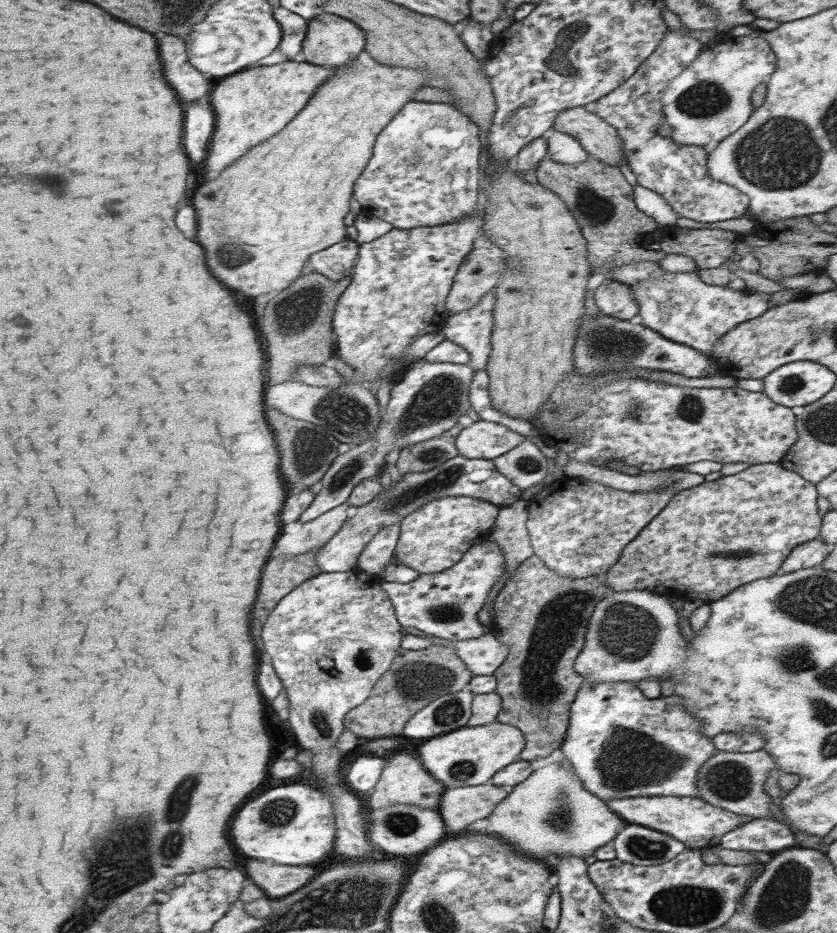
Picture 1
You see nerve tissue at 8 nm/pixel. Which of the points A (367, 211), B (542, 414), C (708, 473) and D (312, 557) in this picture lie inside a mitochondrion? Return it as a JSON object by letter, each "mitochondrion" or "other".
{"A":"other","B":"other","C":"other","D":"other"}

